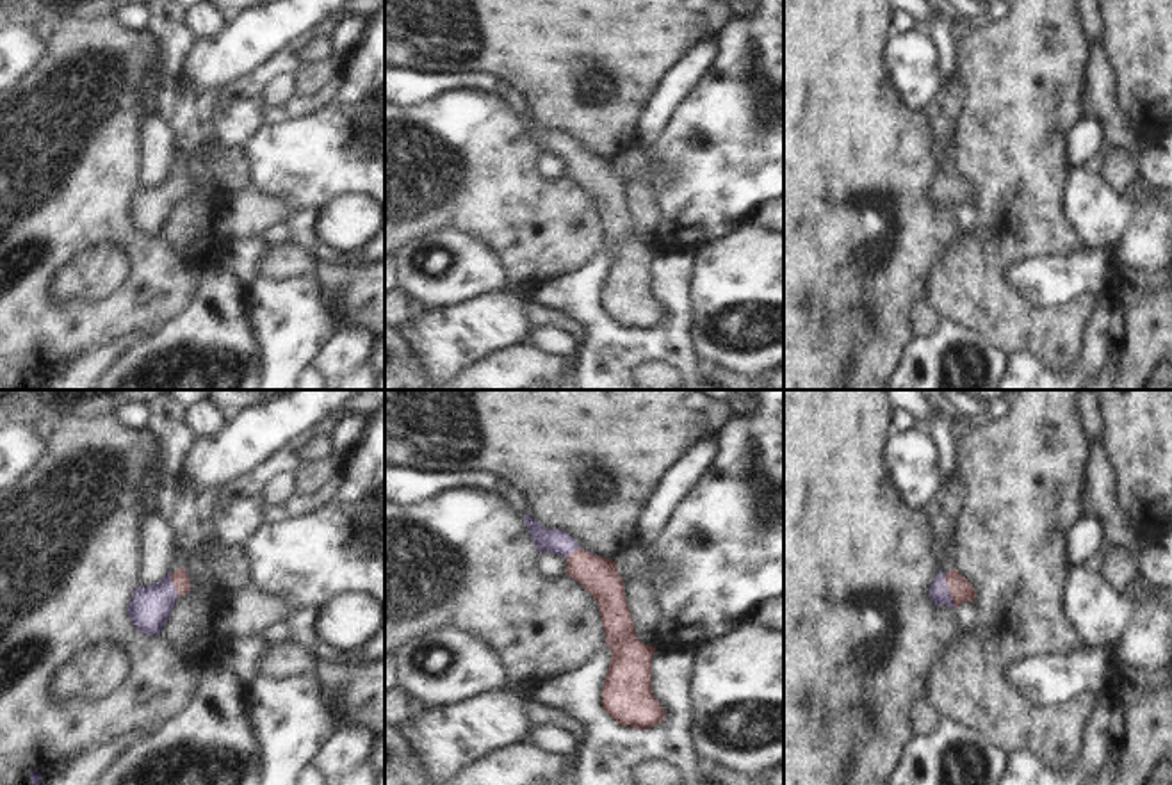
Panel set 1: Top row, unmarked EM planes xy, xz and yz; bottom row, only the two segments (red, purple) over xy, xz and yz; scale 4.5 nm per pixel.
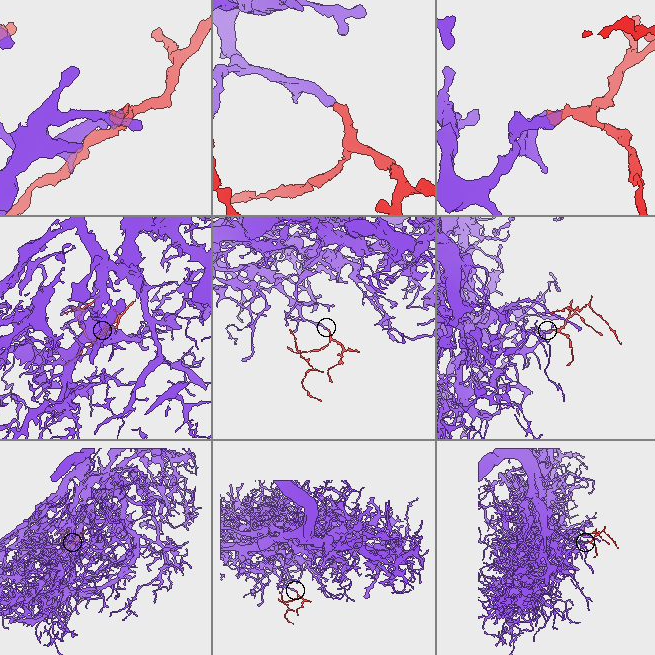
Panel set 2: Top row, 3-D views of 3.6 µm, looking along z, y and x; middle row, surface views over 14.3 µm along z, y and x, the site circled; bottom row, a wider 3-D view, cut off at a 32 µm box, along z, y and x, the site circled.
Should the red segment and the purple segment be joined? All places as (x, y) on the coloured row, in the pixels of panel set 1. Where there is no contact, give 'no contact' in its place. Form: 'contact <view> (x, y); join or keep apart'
contact yz (950, 590); join

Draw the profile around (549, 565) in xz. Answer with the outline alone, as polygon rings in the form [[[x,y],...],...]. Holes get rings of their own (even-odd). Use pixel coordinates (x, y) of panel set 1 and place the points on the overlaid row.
[[[540,552],[536,570],[541,577],[558,579],[566,573],[566,559],[558,554]]]

